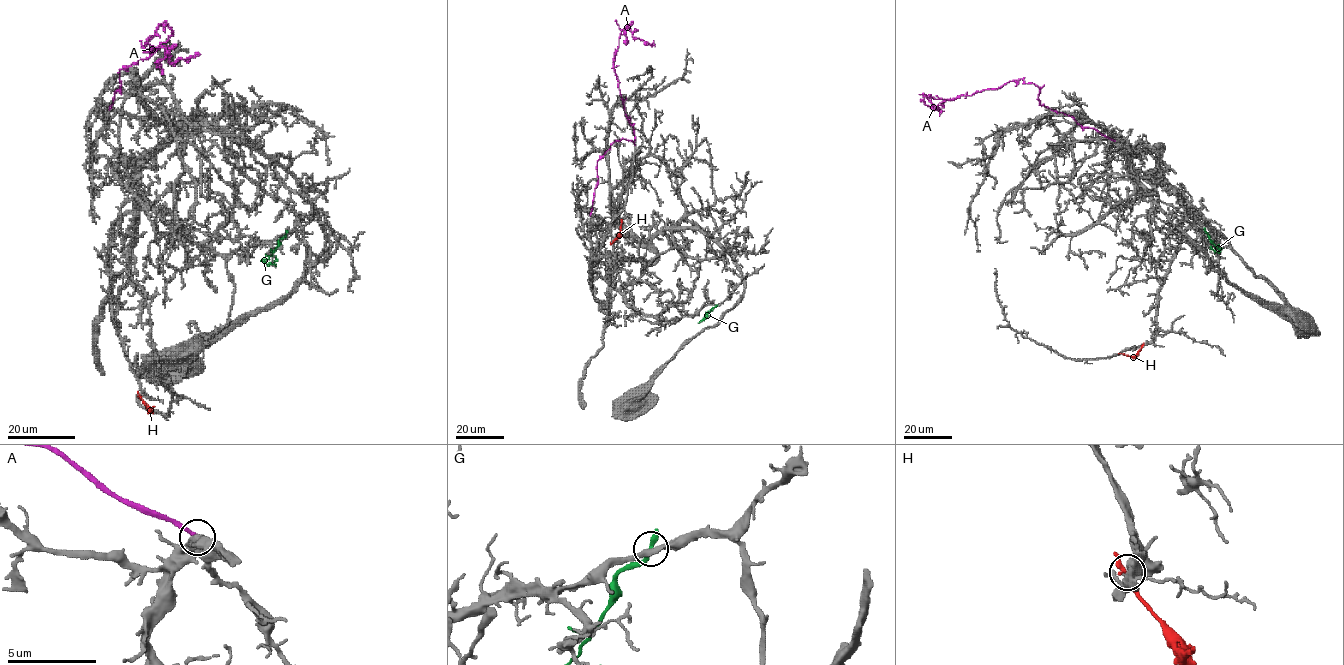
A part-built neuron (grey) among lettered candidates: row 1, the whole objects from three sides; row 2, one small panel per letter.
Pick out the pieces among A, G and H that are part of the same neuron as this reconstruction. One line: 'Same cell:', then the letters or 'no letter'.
Same cell: no letter

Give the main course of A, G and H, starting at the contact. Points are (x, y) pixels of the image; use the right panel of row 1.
A: (1114, 141), (1040, 105), (1040, 87), (1022, 79), (950, 99), (924, 96), (935, 107), (939, 102)
G: (1204, 230), (1219, 252), (1211, 246)
H: (1142, 345), (1133, 356), (1118, 353)

